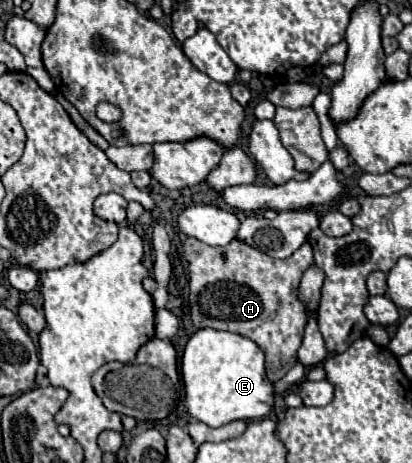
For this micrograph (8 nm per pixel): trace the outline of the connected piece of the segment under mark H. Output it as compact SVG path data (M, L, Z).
M187 239L183 245L185 259L189 263L189 309L191 321L197 329L219 329L239 333L255 341L261 351L265 353L265 371L271 383L279 381L295 363L297 363L297 349L303 341L303 331L307 325L305 305L299 301L299 281L307 267L313 265L313 251L311 245L305 241L301 249L297 249L287 259L271 259L265 253L233 239L225 247L209 247L197 239Z

